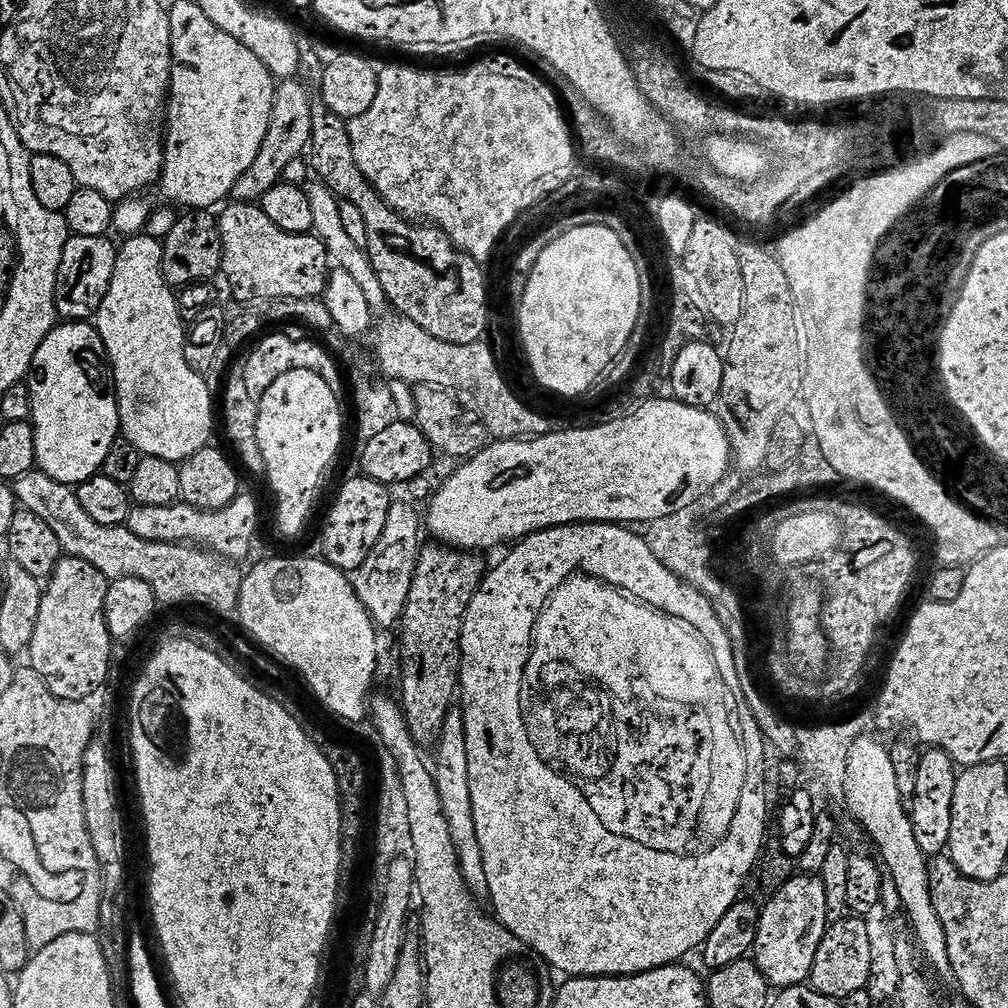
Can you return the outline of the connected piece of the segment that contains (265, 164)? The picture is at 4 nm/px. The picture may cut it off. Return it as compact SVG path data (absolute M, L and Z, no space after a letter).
M295 76L281 81L275 87L271 118L258 158L254 158L254 166L250 166L250 170L246 170L246 174L242 174L242 178L238 178L238 182L232 191L232 196L237 201L259 202L275 184L281 183L282 169L287 157L285 154L289 152L291 146L293 152L291 155L296 158L303 155L301 152L307 144L309 147L314 136L312 108L309 105L312 100L312 88L300 79L301 77Z

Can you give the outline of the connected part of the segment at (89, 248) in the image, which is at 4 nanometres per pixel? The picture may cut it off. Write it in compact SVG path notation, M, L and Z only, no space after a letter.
M69 235L60 267L60 281L56 284L56 310L61 317L72 322L84 322L89 319L102 306L106 294L110 290L110 278L114 278L114 266L118 255L117 245L108 241L107 235L103 236L73 236Z

